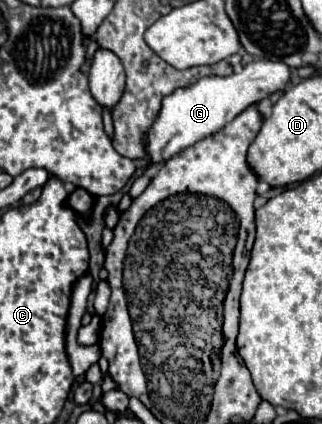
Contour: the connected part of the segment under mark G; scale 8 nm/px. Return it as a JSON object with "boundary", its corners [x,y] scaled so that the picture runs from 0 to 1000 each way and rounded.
{"boundary":[[[807,139],[776,144],[764,158],[752,158],[739,172],[720,172],[714,182],[634,182],[578,210],[547,210],[503,238],[497,271],[460,309],[453,356],[472,384],[516,380],[534,366],[559,361],[565,351],[602,342],[609,333],[671,314],[776,248],[795,248],[814,233],[863,215],[882,215],[894,205],[894,191],[901,191],[901,158],[888,149]]]}

